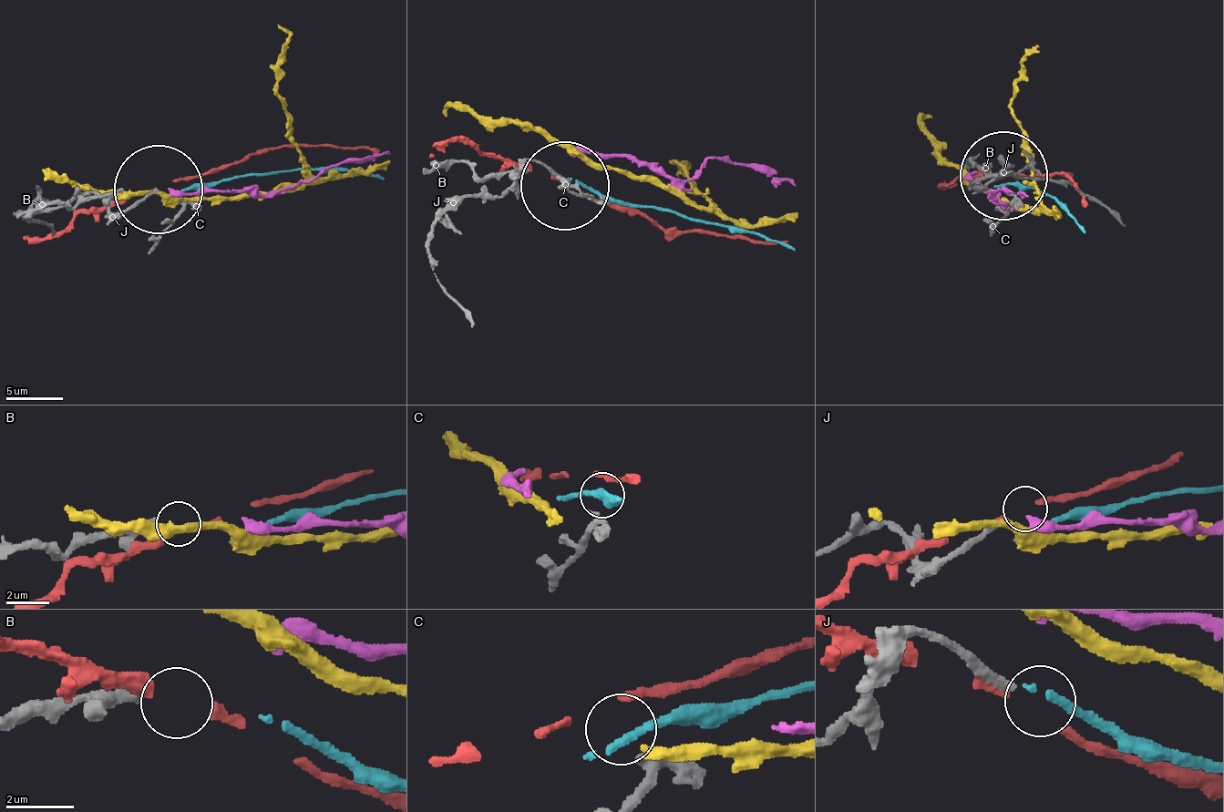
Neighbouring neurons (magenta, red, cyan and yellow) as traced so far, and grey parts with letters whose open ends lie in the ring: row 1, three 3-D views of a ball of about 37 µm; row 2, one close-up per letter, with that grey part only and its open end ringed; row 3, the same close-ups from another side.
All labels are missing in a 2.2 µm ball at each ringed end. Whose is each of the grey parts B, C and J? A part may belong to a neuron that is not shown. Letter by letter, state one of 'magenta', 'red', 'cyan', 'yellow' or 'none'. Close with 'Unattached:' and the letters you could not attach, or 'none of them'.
B: none
C: none
J: none
Unattached: B, C, J

